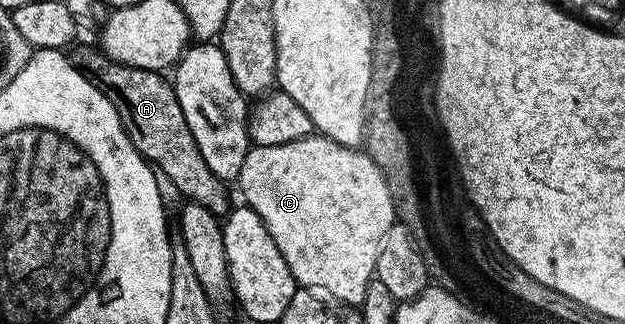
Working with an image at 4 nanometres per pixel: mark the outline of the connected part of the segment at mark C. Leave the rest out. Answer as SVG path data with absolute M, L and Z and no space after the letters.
M322 136L276 146L252 145L245 164L241 164L238 186L243 193L242 201L253 207L269 228L269 236L281 248L281 256L285 256L285 264L289 264L289 272L293 272L300 287L322 292L344 306L362 307L369 284L375 278L381 240L385 240L385 232L397 222L383 169L367 153L339 146Z

